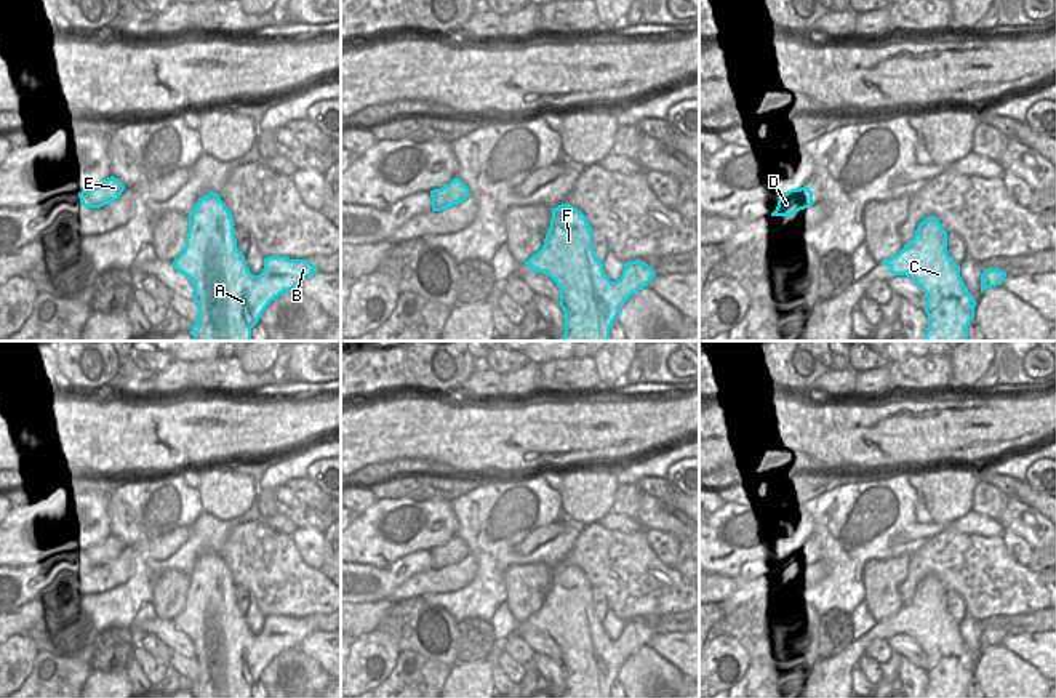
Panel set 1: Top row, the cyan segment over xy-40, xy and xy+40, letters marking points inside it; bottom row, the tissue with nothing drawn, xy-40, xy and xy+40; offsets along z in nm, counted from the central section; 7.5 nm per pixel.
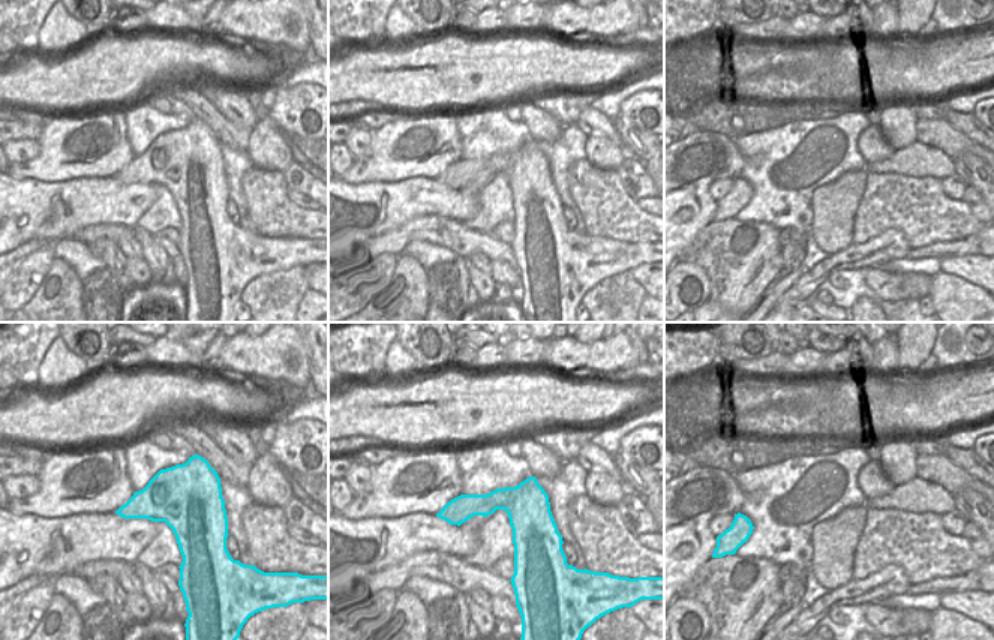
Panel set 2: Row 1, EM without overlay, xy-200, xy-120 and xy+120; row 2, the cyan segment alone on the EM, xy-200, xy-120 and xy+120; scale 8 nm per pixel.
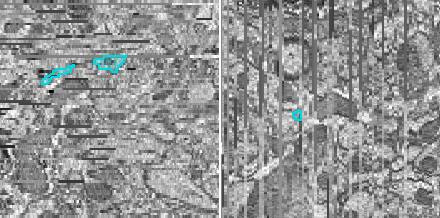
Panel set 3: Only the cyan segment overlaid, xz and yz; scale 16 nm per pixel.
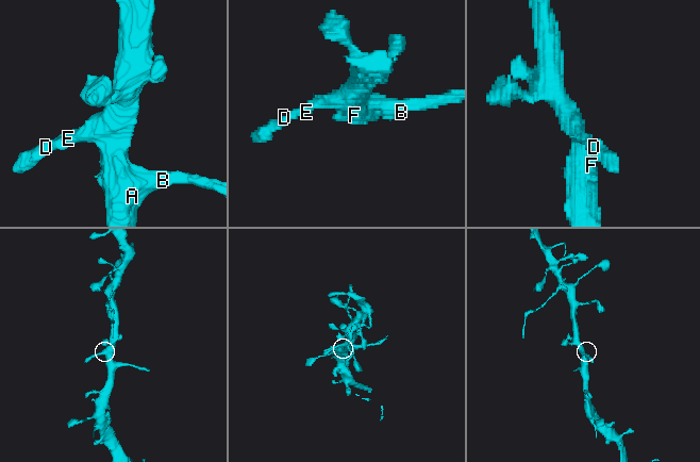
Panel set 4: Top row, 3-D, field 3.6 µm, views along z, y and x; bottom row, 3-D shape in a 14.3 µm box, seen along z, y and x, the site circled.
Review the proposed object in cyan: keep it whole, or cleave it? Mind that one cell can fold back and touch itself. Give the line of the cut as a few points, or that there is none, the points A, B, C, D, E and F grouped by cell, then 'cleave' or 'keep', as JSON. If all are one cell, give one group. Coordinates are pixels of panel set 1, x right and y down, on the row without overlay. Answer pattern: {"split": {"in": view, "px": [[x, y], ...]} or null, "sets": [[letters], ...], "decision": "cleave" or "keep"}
{"split": null, "sets": [["A", "B", "C", "D", "E", "F"]], "decision": "keep"}

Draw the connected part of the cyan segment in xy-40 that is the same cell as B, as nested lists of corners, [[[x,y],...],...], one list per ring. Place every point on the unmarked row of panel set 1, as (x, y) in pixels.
[[[216,551],[200,556],[189,573],[186,605],[173,623],[194,644],[194,658],[198,664],[198,677],[190,688],[194,698],[251,698],[251,687],[266,666],[280,653],[299,647],[304,637],[317,632],[307,618],[267,615],[262,631],[253,634],[237,607],[234,584],[230,570]]]

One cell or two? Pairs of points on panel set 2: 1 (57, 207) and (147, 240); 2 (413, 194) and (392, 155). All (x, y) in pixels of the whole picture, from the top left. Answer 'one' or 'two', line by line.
1: two
2: two

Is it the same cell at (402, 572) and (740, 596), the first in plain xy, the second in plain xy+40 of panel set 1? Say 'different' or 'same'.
different

